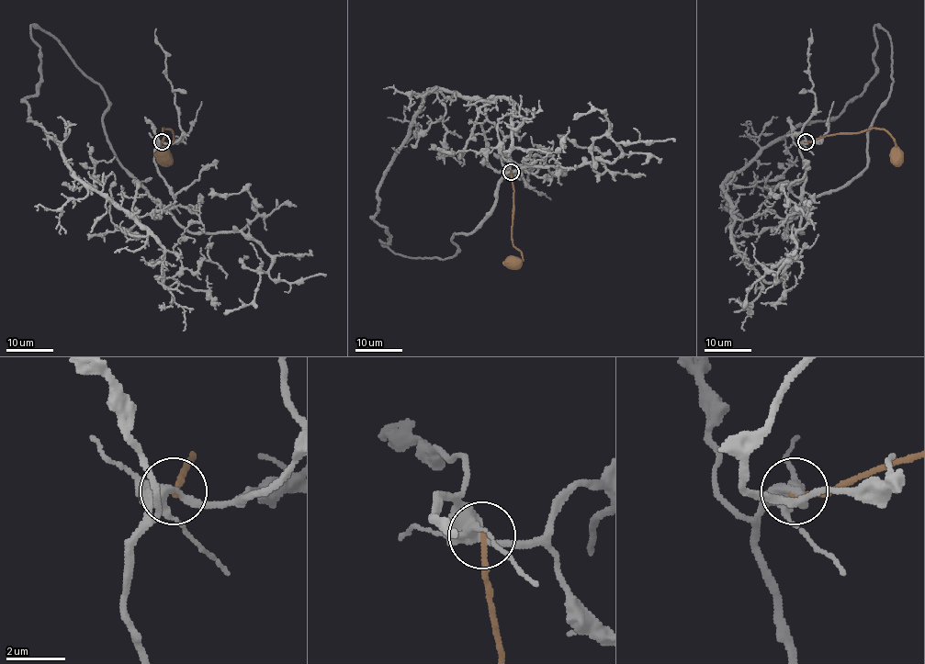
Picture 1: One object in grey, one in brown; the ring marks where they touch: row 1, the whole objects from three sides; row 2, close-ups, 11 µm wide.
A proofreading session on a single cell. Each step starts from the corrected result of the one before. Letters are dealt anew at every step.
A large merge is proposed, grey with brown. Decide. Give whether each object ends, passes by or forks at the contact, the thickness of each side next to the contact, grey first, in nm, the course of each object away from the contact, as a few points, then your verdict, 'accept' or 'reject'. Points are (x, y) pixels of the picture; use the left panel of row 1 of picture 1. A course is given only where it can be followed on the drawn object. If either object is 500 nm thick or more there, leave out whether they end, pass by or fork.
grey forks | brown ends | 320/180 nm | grey via (162, 141), (153, 162), (174, 199), (169, 207), (121, 166), (103, 124), (103, 89), (33, 26), (38, 84) | brown via (162, 141), (164, 135), (162, 129), (169, 129), (173, 140), (165, 157) | reject

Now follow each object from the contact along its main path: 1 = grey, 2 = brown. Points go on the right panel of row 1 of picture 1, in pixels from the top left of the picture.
1: (806, 141), (804, 207), (867, 166), (871, 124), (893, 82), (892, 42), (876, 26), (868, 84)
2: (806, 141), (827, 135), (884, 129), (894, 140), (897, 157)

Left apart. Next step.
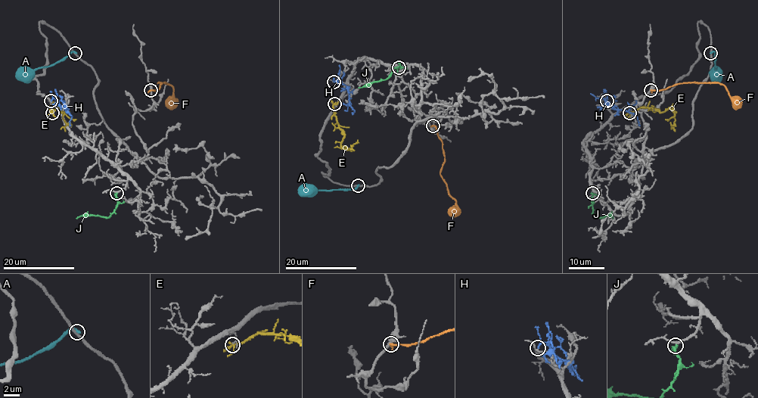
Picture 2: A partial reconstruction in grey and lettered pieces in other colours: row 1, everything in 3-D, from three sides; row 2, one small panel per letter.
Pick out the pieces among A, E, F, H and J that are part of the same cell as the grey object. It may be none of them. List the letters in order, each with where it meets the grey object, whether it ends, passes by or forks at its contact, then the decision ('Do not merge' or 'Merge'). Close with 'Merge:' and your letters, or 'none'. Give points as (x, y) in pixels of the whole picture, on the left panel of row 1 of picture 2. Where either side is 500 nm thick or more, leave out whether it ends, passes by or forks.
A: Touches grey at (75, 53). It ends there. Do not merge
E: Touches grey at (52, 113). It forks there. Do not merge
F: Touches grey at (150, 90). It ends there. Do not merge
H: Touches grey at (51, 101). It passes by. Do not merge
J: Touches grey at (116, 193). It passes by. Merge
Merge: J

